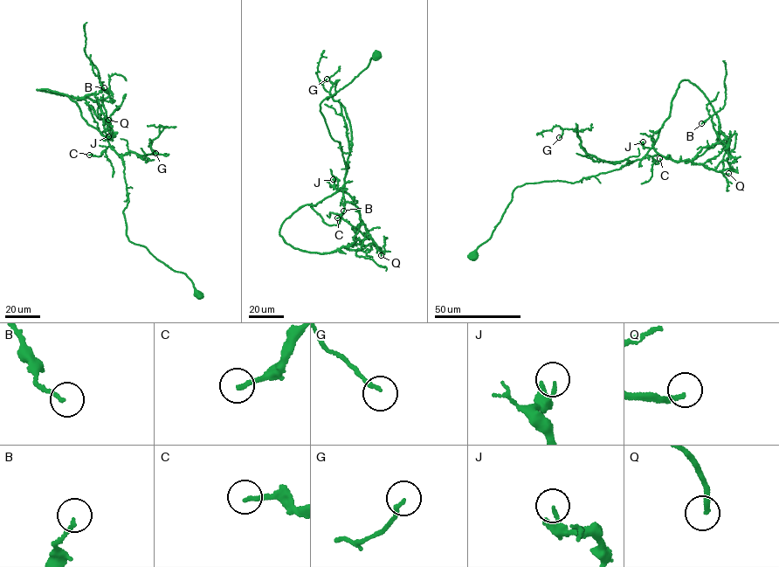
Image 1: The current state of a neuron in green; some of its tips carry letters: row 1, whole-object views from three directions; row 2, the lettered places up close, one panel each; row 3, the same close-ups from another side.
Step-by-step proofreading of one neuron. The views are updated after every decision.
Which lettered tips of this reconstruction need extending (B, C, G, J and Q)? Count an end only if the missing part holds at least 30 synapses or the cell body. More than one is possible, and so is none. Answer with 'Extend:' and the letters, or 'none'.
Extend: Q

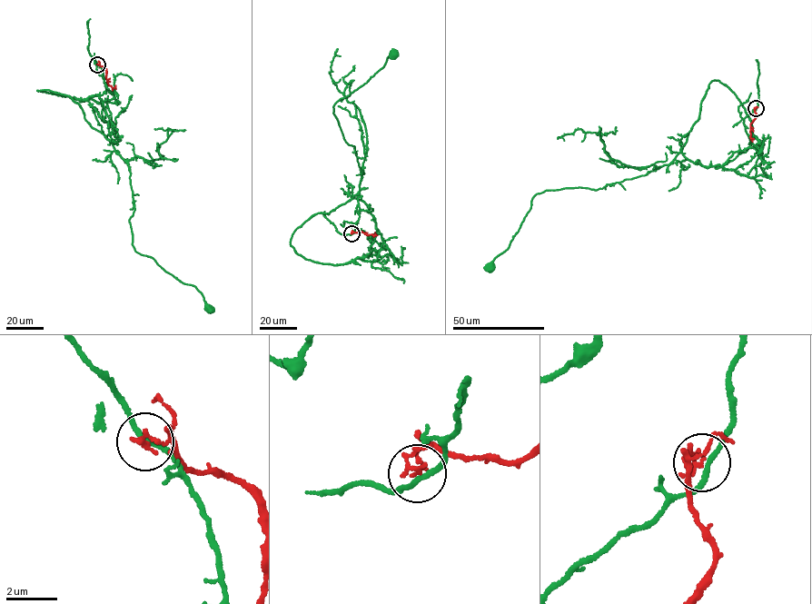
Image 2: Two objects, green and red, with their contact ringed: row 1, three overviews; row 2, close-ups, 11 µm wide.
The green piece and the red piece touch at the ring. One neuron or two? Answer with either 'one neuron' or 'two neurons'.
two neurons

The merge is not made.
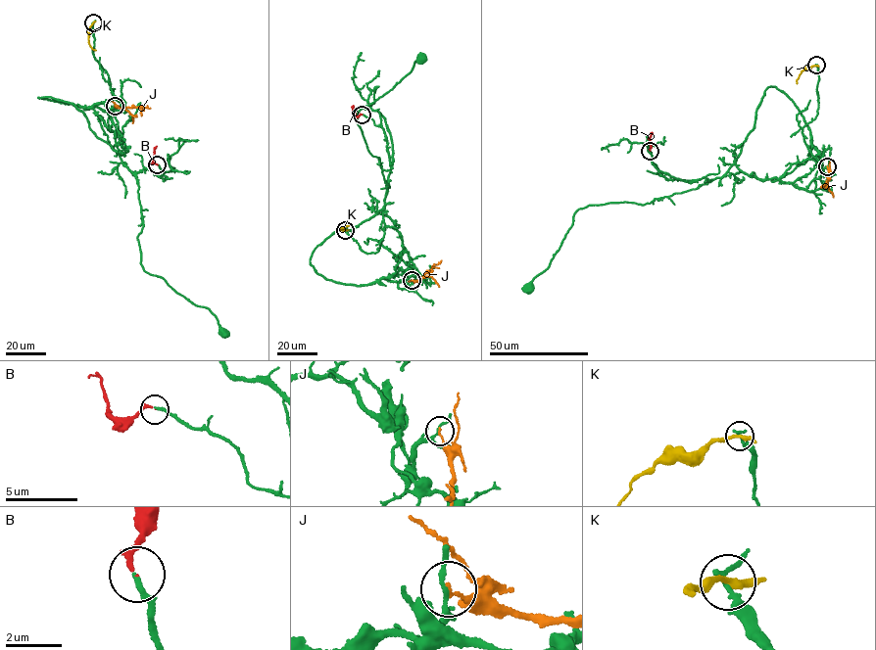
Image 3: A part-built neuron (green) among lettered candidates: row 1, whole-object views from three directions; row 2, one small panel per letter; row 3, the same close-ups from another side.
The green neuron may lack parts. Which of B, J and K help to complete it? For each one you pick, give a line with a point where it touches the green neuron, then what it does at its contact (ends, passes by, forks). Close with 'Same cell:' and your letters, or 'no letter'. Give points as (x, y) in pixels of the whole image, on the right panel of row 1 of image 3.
B: meets green at (650, 151); it ends there
Same cell: B

